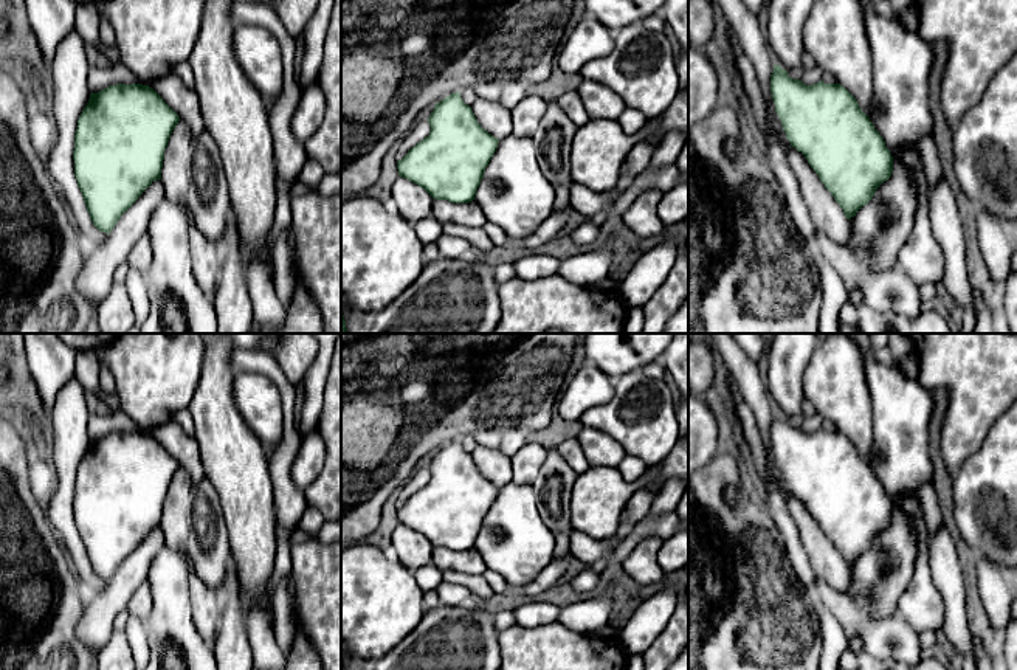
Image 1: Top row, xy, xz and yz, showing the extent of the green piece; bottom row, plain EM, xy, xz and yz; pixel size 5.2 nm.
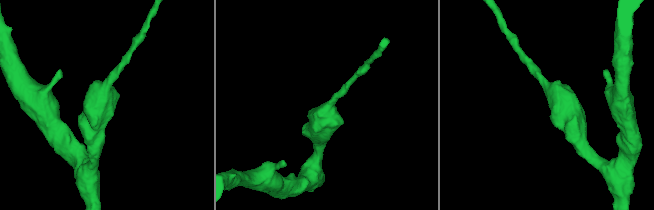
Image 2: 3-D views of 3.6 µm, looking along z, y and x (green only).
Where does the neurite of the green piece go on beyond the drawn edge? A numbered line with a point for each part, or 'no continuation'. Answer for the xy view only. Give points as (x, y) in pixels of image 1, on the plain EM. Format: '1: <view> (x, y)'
no continuation

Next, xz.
no continuation

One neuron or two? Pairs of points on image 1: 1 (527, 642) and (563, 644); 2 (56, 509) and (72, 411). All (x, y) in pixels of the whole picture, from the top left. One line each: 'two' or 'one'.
1: one
2: one

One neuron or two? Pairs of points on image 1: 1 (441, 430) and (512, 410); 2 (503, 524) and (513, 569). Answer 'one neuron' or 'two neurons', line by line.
1: one neuron
2: one neuron

